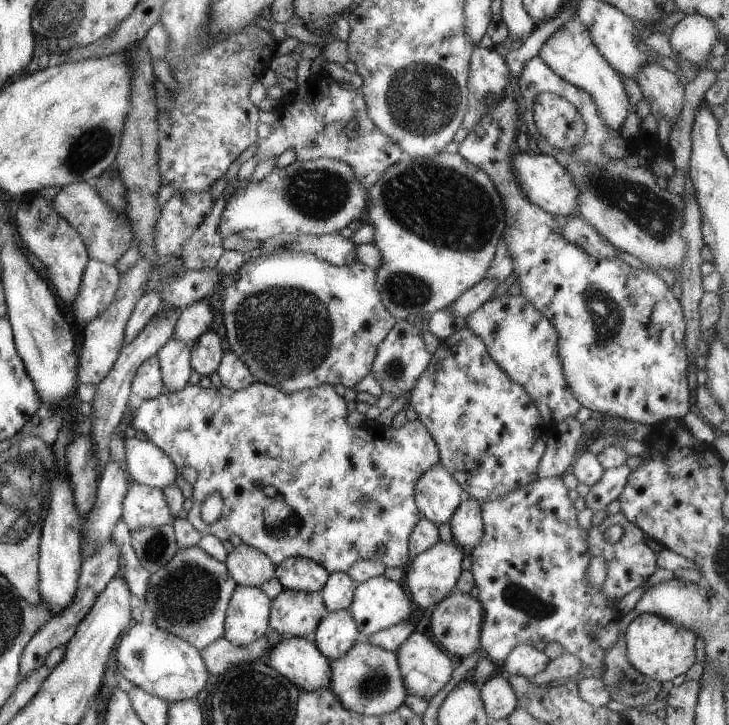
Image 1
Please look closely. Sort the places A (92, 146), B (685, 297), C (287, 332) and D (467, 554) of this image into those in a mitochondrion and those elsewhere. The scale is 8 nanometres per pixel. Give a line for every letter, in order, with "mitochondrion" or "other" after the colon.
A: mitochondrion
B: other
C: mitochondrion
D: other

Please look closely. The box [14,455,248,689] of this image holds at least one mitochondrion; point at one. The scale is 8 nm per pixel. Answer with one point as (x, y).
(191, 592)

